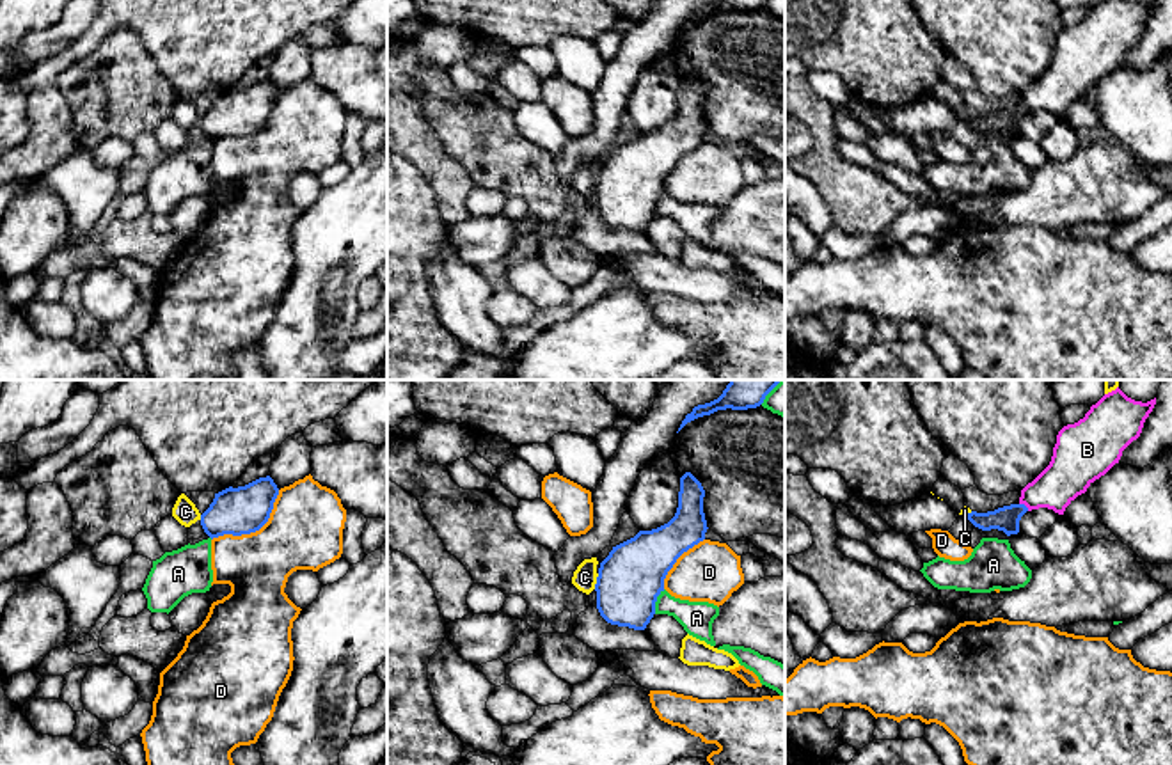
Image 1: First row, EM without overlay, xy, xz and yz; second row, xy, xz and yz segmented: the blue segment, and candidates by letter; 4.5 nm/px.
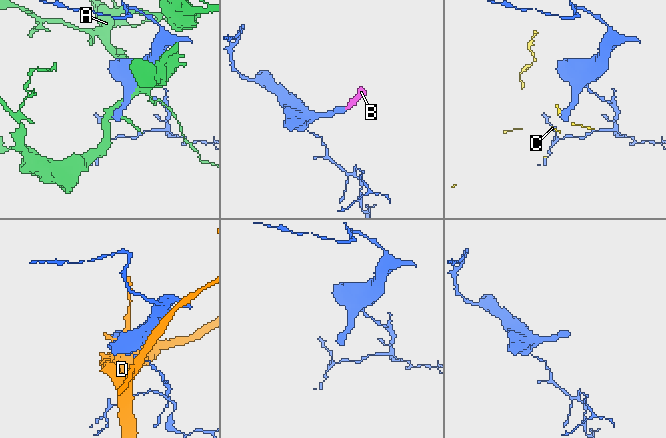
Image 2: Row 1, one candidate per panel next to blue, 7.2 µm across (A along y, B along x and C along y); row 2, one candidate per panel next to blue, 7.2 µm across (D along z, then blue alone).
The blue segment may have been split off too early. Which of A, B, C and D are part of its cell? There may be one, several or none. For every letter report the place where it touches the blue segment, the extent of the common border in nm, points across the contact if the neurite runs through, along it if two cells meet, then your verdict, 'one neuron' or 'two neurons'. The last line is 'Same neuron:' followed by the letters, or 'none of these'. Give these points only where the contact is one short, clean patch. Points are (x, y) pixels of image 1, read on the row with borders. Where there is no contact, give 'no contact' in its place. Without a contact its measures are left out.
A: xz (656, 600) | 120 nm | two neurons
B: yz (1025, 506) | 60 nm | across yz (1005, 519), (1025, 506), (1069, 474) | one neuron
C: xz (597, 581) | 80 nm | along xz (599, 574), (593, 588) | two neurons
D: xy (254, 531) | 380 nm | two neurons
Same neuron: B

